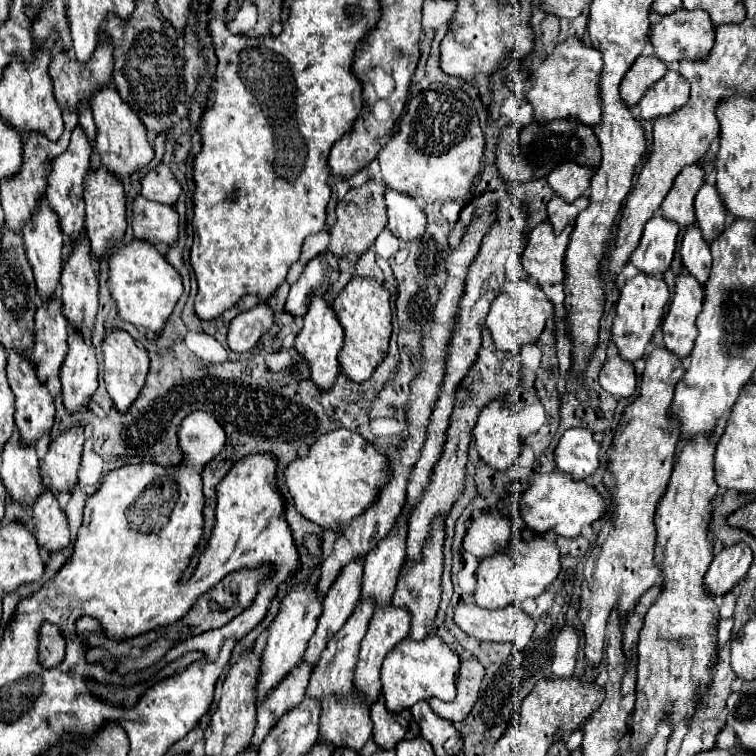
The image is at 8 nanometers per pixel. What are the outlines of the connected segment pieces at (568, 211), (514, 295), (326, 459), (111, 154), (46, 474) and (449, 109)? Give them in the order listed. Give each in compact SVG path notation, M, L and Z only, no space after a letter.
M583 195L573 203L565 203L561 197L553 197L547 203L547 213L549 213L549 221L553 223L555 233L559 235L567 225L573 225L577 215L589 205L589 199Z
M505 281L501 293L491 303L485 325L491 331L495 347L499 351L517 351L523 345L537 343L539 335L545 329L545 321L551 315L553 315L553 303L545 297L539 285L533 285L529 281Z
M339 429L339 431L333 431L331 435L323 435L319 439L319 443L315 443L309 449L307 457L297 459L295 463L291 463L285 469L285 483L287 483L293 499L295 499L297 511L303 517L307 517L309 521L313 521L315 525L319 525L323 531L333 531L337 535L343 533L355 517L363 515L379 499L383 485L387 485L389 481L391 481L391 465L389 465L387 457L381 455L359 433L353 433L347 429Z
M109 87L107 91L99 91L99 95L95 95L95 105L91 105L91 111L97 125L97 139L95 139L97 153L101 165L107 171L115 173L115 177L119 179L125 179L151 163L153 147L147 141L147 131L139 121L139 117L135 115L135 111L131 111L131 107L127 107L123 99L119 99L115 87Z
M75 427L51 441L47 455L41 459L41 477L47 479L45 487L55 495L75 489L83 443L83 429Z
M433 83L427 91L413 97L407 105L407 111L399 123L399 131L393 139L379 151L377 159L381 163L381 175L389 189L401 191L413 199L423 199L425 203L443 203L443 201L459 201L471 195L483 157L485 137L479 127L479 119L473 107L473 101L465 91L453 89L443 83Z

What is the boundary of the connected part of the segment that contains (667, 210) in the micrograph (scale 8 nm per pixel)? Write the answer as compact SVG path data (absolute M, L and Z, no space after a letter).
M687 165L677 177L661 203L663 219L671 219L681 227L689 227L695 223L695 207L693 199L699 187L705 183L705 171L699 165Z

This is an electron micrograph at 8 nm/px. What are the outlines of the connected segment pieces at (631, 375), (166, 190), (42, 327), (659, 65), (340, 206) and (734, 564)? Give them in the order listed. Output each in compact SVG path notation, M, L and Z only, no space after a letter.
M611 357L603 363L599 383L605 391L615 397L631 397L637 389L637 375L633 363L627 363L621 357Z
M159 165L155 171L147 173L141 179L141 195L149 201L157 201L157 203L167 203L167 205L175 205L179 195L181 195L181 185L175 179L175 175L171 173L171 169L167 165Z
M53 297L49 303L41 305L35 313L35 351L33 363L39 381L57 377L67 355L69 327L61 313L61 303Z
M641 55L635 65L631 67L631 71L627 71L627 75L623 77L621 83L621 97L623 101L633 107L639 103L639 99L667 73L667 67L661 59L657 59L655 55Z
M367 181L361 187L353 187L347 191L347 195L337 203L337 221L329 231L331 243L329 251L337 257L347 255L361 255L365 253L375 237L383 231L387 225L387 209L385 209L385 185L381 181Z
M747 543L725 547L719 555L715 555L713 563L709 565L705 573L705 587L715 597L725 595L747 575L751 561L753 555Z

